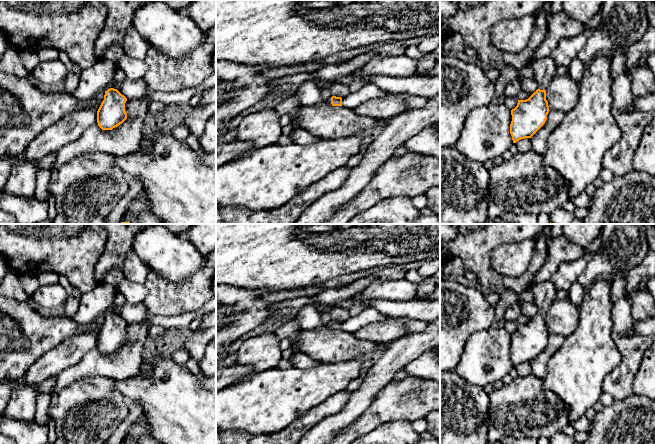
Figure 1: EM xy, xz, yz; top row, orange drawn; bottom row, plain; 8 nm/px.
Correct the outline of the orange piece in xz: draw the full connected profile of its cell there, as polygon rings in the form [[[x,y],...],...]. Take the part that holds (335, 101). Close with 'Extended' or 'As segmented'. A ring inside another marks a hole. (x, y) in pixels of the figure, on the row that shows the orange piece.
[[[312,80],[301,83],[295,94],[298,96],[299,101],[303,106],[342,106],[341,97],[332,96],[327,99],[324,98],[321,94],[320,87]]]. Extended

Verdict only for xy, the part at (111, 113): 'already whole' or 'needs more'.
needs more

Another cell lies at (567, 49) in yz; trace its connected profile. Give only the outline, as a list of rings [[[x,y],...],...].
[[[584,27],[578,35],[561,39],[549,56],[553,58],[557,66],[568,68],[572,60],[584,48],[594,30],[595,28],[588,29]]]

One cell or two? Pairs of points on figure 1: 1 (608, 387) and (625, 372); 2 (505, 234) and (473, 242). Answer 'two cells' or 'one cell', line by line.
1: one cell
2: one cell

